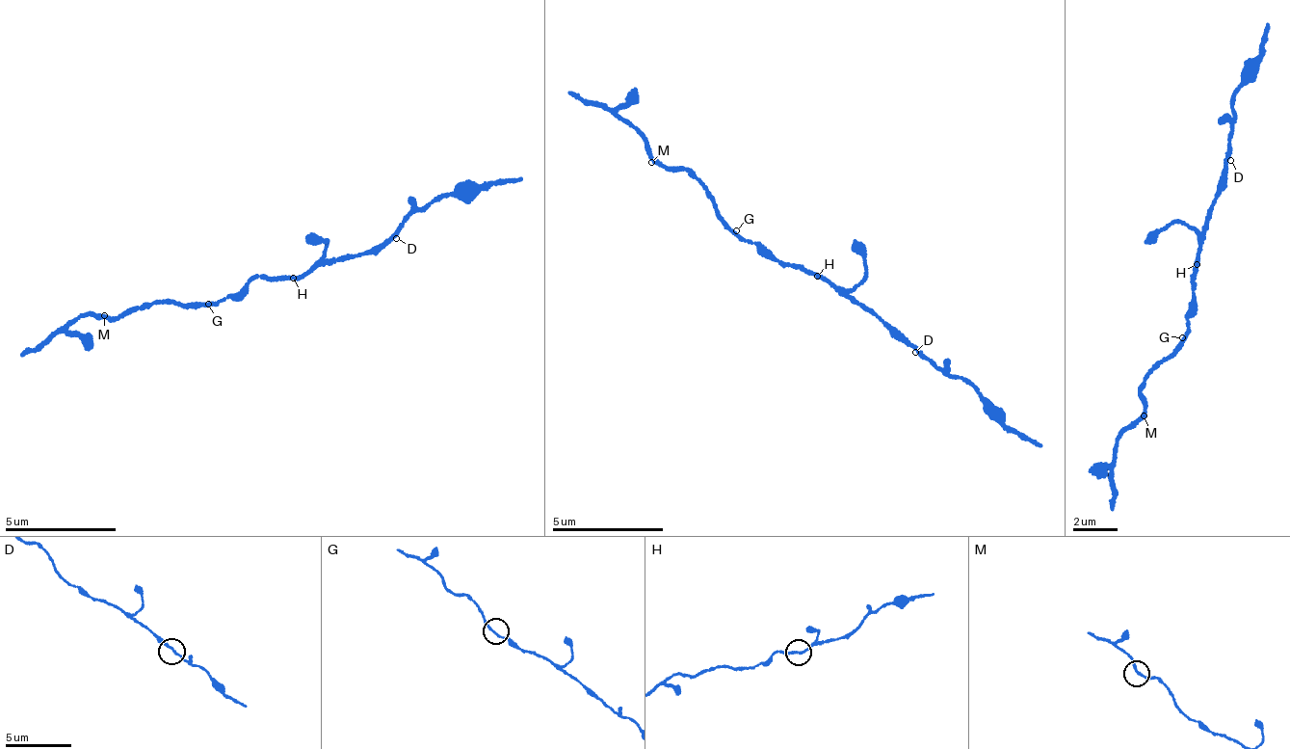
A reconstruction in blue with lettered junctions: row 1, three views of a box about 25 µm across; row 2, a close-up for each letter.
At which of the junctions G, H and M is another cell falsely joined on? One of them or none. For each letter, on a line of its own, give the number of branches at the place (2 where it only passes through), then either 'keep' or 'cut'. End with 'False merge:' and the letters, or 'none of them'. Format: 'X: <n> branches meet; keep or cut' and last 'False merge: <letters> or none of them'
G: 2 branches meet; keep
H: 2 branches meet; cut
M: 2 branches meet; keep
False merge: H

